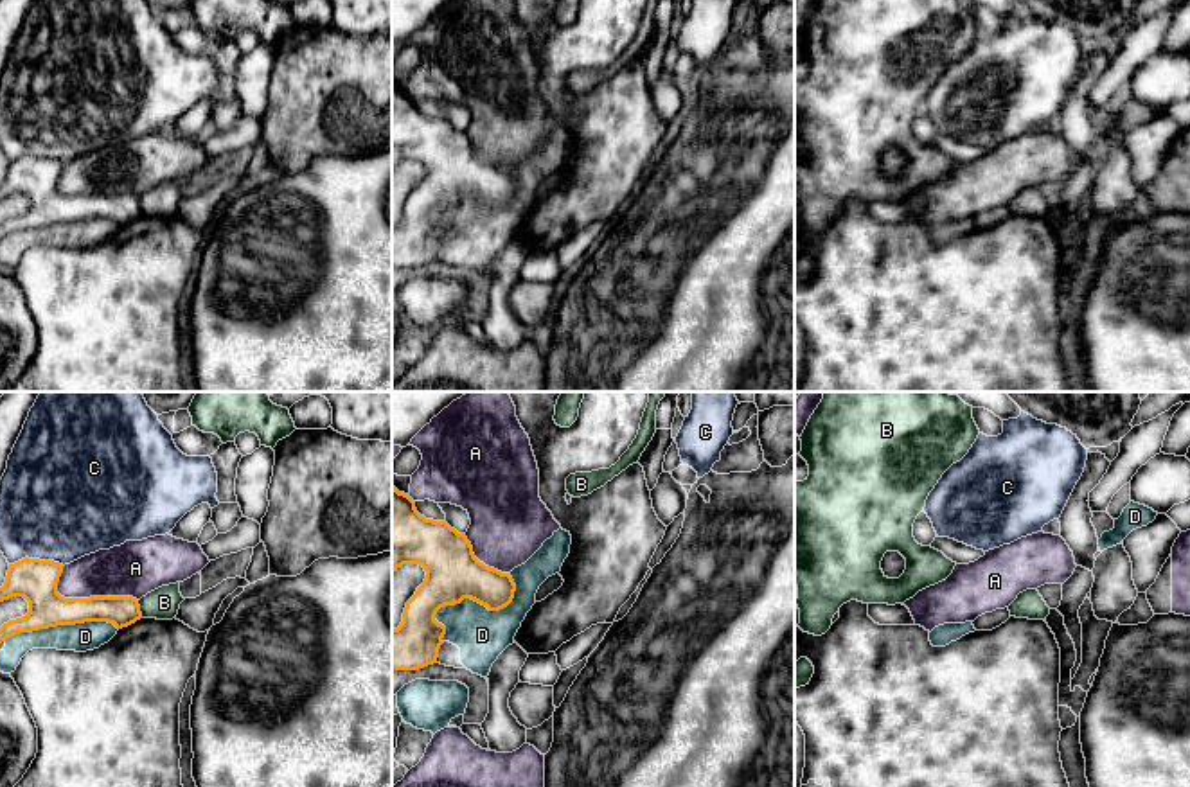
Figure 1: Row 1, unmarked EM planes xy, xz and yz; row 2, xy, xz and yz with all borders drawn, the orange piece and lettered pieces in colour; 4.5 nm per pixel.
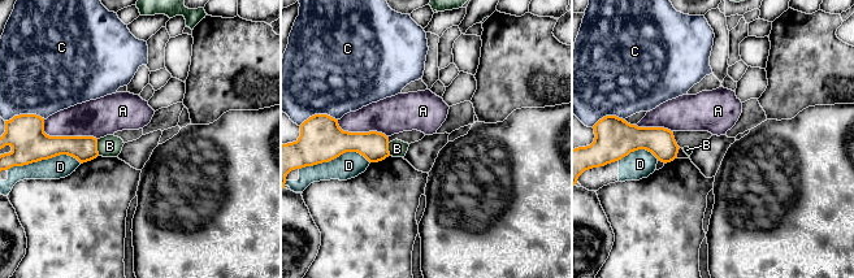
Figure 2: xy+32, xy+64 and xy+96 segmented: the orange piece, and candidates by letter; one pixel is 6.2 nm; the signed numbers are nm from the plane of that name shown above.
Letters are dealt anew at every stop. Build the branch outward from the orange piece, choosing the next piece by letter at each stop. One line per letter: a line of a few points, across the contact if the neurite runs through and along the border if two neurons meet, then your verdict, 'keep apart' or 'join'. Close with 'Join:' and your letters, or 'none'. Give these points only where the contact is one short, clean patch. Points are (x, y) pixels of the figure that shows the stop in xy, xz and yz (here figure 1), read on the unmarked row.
A: keep apart
B: line xy (137, 198), (142, 214); keep apart
C: keep apart
D: keep apart
Join: none

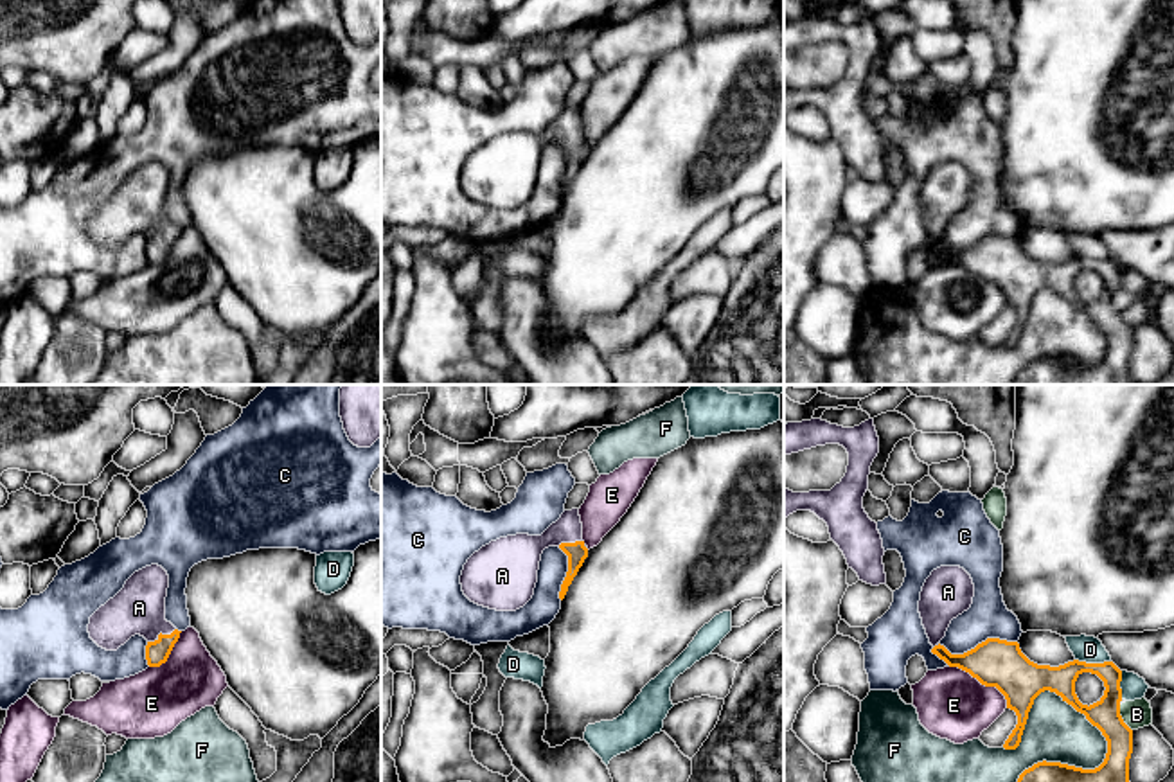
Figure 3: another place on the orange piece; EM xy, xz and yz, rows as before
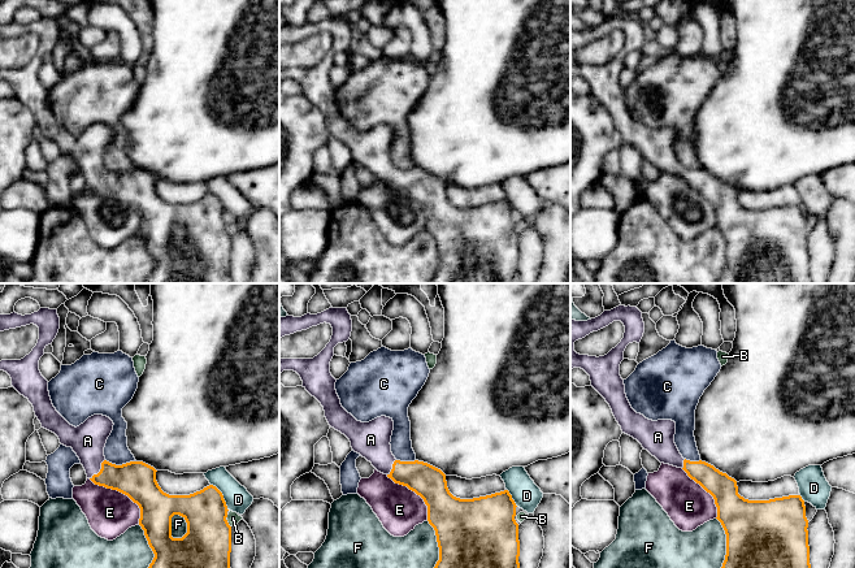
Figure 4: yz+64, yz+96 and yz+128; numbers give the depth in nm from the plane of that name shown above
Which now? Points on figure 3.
A: line xy (157, 250), (160, 231), (139, 205); join
B: line yz (1119, 302), (1119, 311), (1131, 328); keep apart
C: line yz (1016, 238), (986, 236), (962, 250), (950, 250), (939, 241); keep apart
D: keep apart
E: keep apart
F: keep apart
Join: A

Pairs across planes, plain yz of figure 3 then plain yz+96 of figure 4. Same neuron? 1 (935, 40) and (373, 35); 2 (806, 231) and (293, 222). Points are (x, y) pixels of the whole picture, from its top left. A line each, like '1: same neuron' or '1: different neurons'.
1: same neuron
2: different neurons

